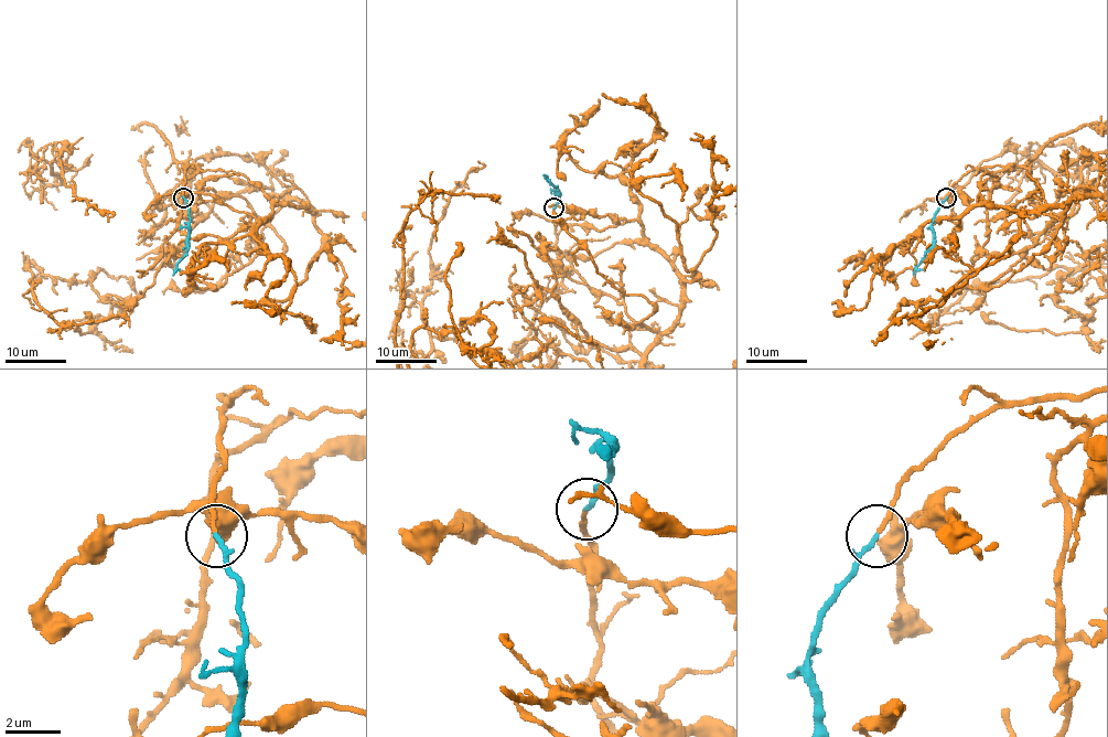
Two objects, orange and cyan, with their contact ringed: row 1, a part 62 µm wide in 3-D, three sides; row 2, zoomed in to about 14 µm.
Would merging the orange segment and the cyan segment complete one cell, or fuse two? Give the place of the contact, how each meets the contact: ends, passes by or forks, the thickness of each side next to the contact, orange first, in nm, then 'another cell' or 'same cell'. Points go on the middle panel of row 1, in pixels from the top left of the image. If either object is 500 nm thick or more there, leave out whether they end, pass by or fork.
place (554, 207); orange ends; cyan ends; calibres 150 and 180 nm; same cell

